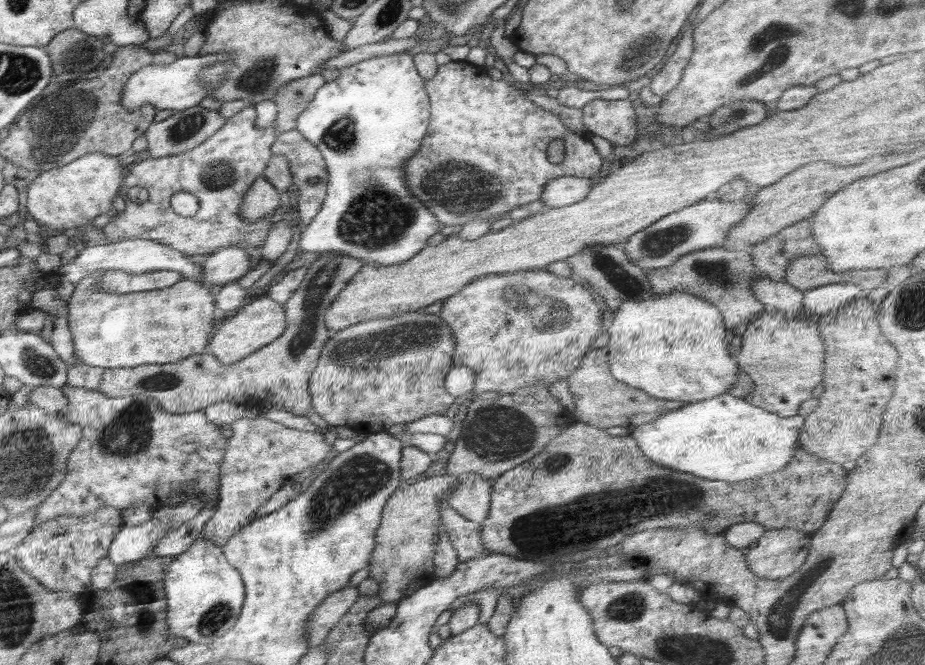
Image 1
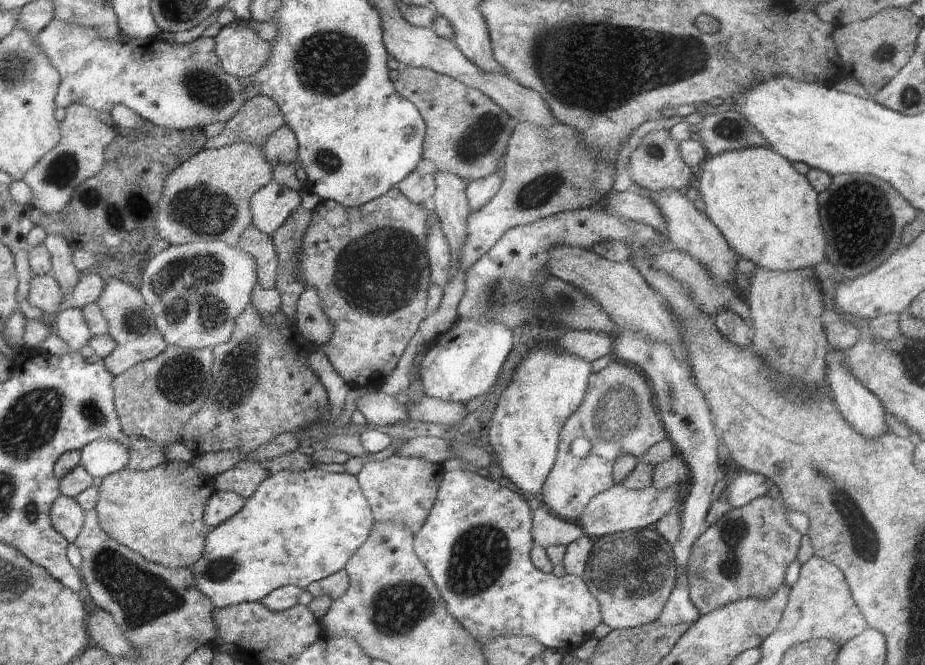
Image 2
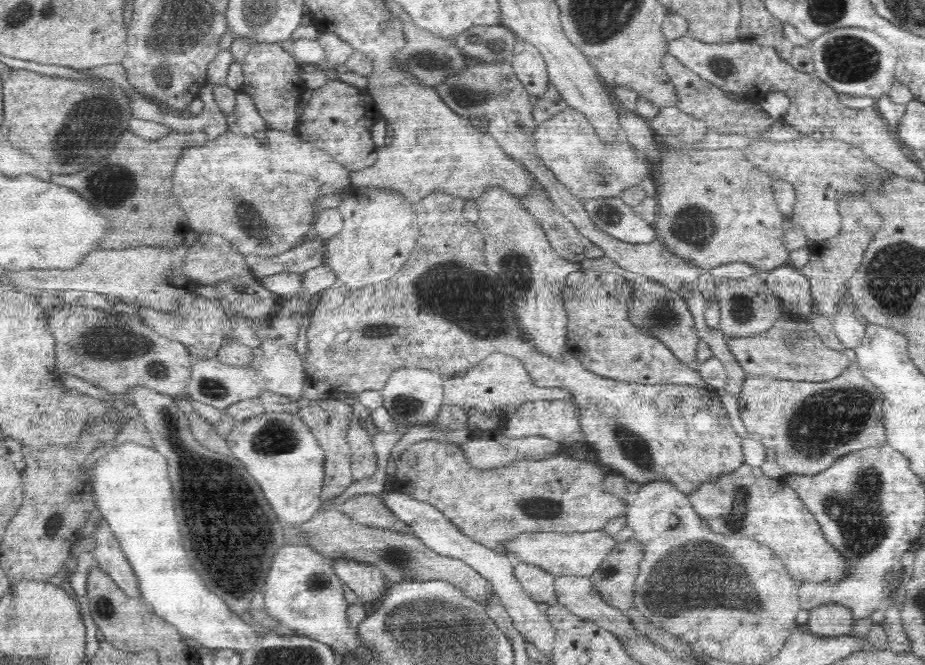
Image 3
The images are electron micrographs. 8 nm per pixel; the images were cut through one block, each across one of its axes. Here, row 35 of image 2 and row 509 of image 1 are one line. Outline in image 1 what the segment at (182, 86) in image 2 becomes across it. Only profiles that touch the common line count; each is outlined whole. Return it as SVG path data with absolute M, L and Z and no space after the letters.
M68 383L60 390L68 397L68 406L62 408L59 414L70 419L71 423L82 425L82 438L68 456L66 482L58 485L52 496L37 507L34 527L48 521L54 523L56 516L81 517L104 507L122 510L146 503L150 507L162 508L168 505L170 493L186 483L198 491L204 507L210 503L218 486L220 463L228 440L220 431L220 425L208 422L203 410L176 414L166 411L157 401L145 395L112 398L97 390L73 387Z

